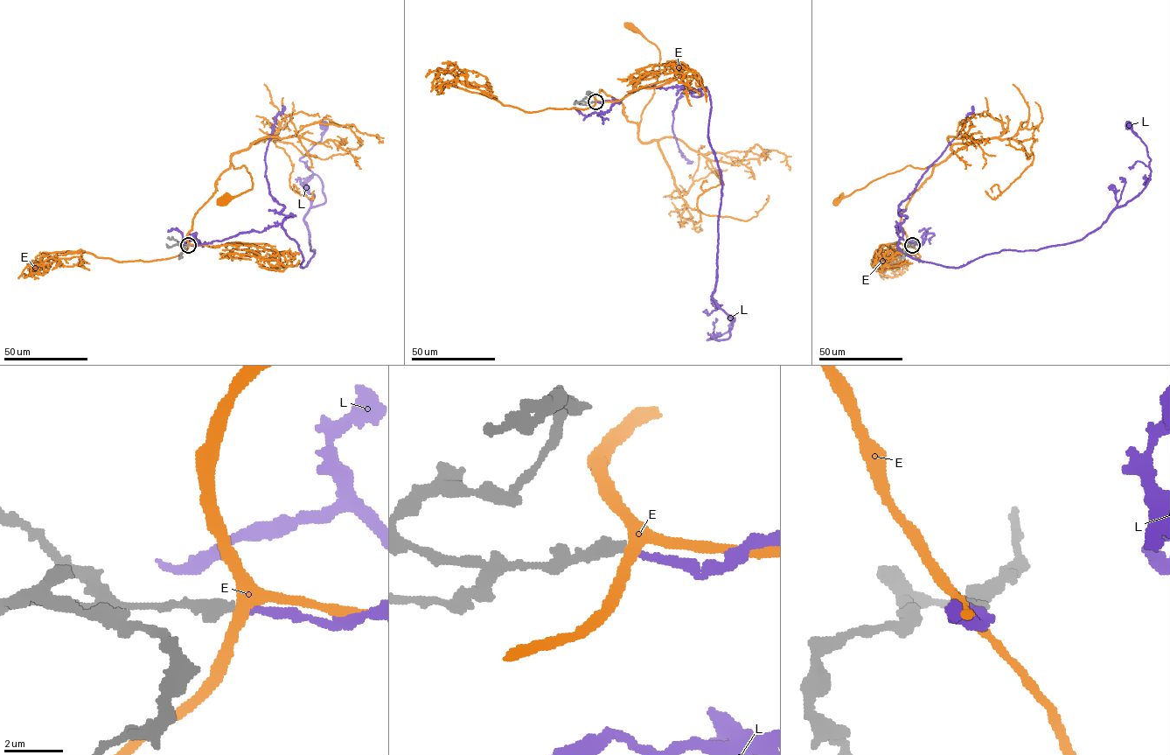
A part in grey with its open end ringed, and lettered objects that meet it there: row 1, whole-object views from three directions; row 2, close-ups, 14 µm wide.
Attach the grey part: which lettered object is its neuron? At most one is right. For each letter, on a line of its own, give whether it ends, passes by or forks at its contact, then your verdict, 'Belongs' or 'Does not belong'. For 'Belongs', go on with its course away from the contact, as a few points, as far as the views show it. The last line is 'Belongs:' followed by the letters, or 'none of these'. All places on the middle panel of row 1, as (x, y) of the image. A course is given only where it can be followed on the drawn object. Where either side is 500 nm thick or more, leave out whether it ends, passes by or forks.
E: It passes by. Does not belong
L: It ends there. Belongs. Its course: (595, 101), (644, 87), (708, 92), (722, 181), (712, 297), (733, 322), (727, 339), (707, 339), (731, 318)
Belongs: L

